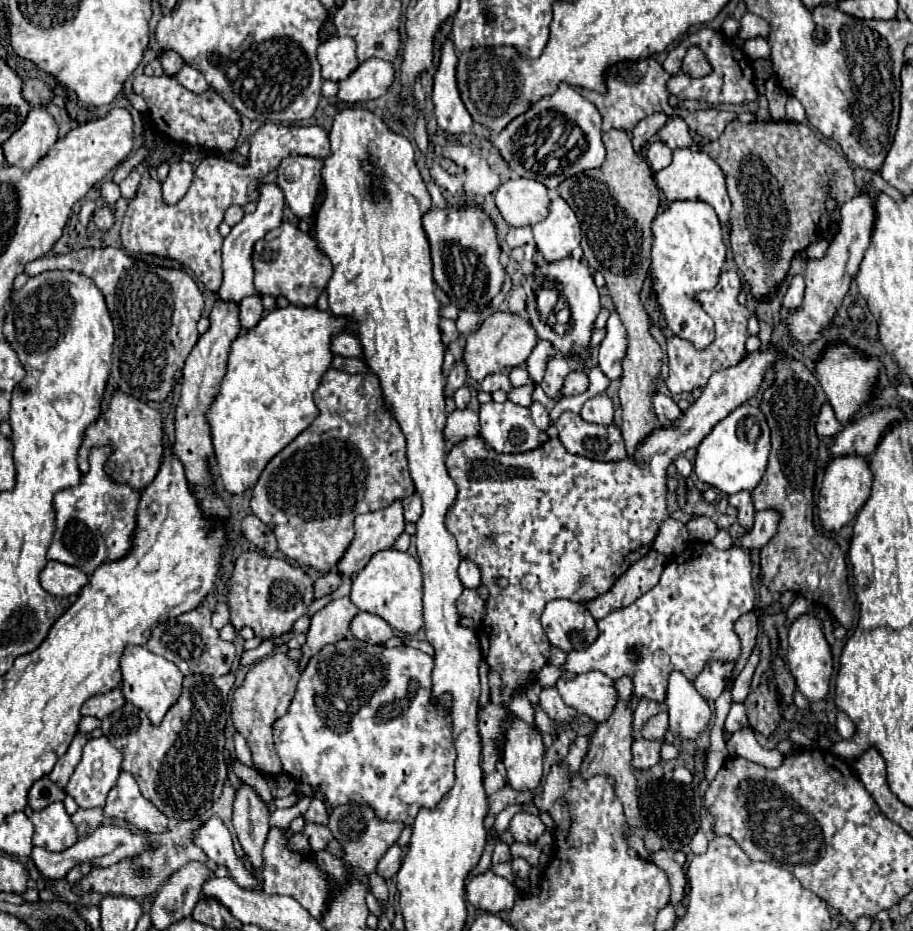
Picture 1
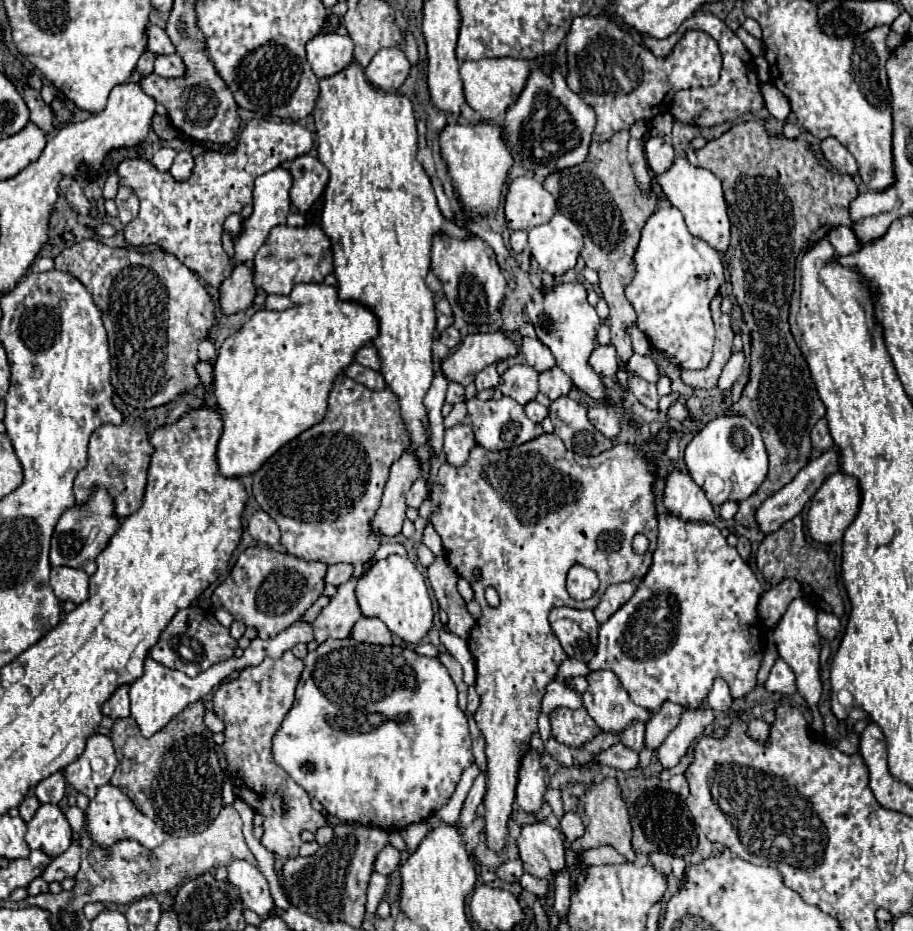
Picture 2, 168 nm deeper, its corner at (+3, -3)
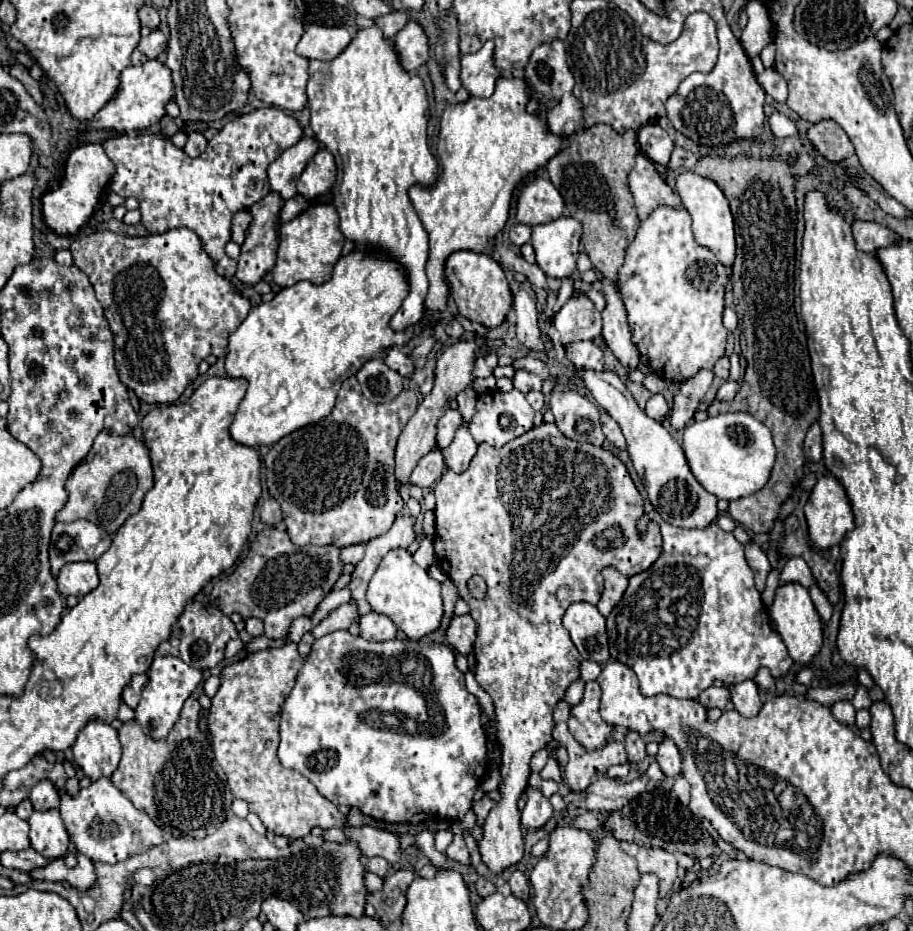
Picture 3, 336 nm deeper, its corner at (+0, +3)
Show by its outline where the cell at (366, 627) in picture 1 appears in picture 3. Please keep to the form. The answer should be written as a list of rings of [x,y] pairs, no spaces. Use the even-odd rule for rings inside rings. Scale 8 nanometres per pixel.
[[[369,612],[365,616],[361,616],[359,620],[359,636],[365,640],[375,640],[375,642],[383,642],[383,640],[391,640],[397,634],[397,626],[383,614],[379,612]]]

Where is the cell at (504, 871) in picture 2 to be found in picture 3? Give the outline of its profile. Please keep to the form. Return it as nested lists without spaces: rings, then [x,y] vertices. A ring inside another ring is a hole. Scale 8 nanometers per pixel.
[[[515,870],[513,876],[509,878],[509,886],[511,886],[511,892],[513,892],[517,898],[525,900],[525,902],[527,902],[527,898],[531,896],[529,878],[527,878],[523,872],[519,872],[519,870]]]

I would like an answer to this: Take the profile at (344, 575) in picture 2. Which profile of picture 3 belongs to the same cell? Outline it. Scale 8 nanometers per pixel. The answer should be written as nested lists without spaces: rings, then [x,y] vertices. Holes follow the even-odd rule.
[[[357,544],[357,546],[347,546],[341,550],[341,560],[345,564],[357,564],[363,558],[365,552],[365,544]]]

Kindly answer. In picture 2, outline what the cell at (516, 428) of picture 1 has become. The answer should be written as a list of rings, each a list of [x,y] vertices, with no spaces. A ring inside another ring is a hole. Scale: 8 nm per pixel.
[[[504,396],[500,400],[490,398],[486,402],[472,398],[472,400],[468,400],[468,416],[470,416],[470,424],[476,434],[476,442],[486,450],[500,452],[500,450],[508,450],[508,448],[526,444],[536,438],[534,422],[528,420],[528,416],[524,414],[524,408],[508,396]]]

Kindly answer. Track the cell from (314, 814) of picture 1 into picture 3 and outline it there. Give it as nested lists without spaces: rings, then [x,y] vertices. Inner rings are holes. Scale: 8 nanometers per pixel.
[[[289,642],[281,648],[245,654],[221,670],[221,686],[211,698],[207,728],[211,734],[215,760],[227,774],[227,786],[235,798],[245,800],[249,810],[259,814],[261,822],[273,834],[305,838],[313,826],[321,826],[323,830],[337,826],[351,842],[357,842],[361,854],[367,858],[381,856],[389,864],[395,864],[401,856],[395,834],[373,826],[347,826],[347,816],[341,814],[333,802],[323,798],[303,774],[283,768],[277,758],[279,714],[295,686],[301,666],[303,658],[297,652],[297,644]]]

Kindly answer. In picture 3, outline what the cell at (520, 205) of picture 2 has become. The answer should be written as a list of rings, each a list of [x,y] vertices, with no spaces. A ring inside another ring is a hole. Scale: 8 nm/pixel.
[[[545,178],[529,182],[517,202],[517,222],[537,226],[559,218],[565,212],[565,202],[559,190]]]

